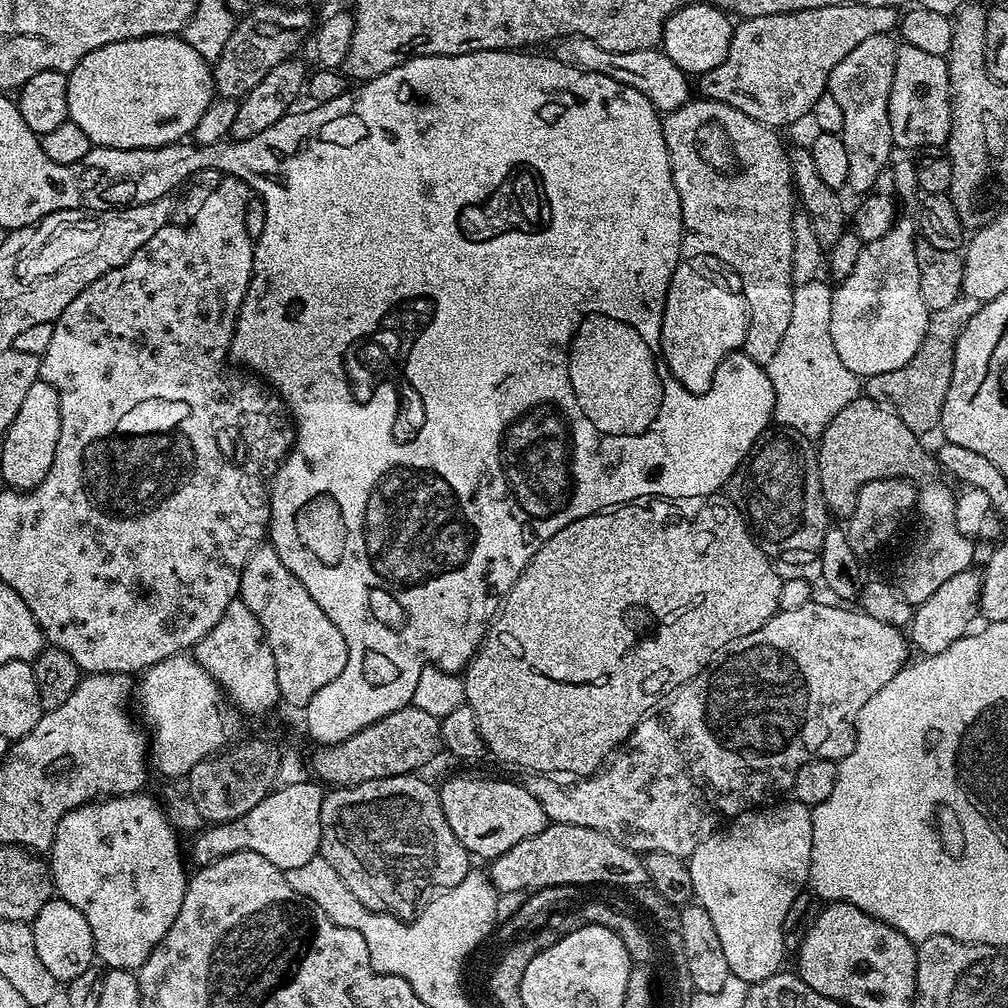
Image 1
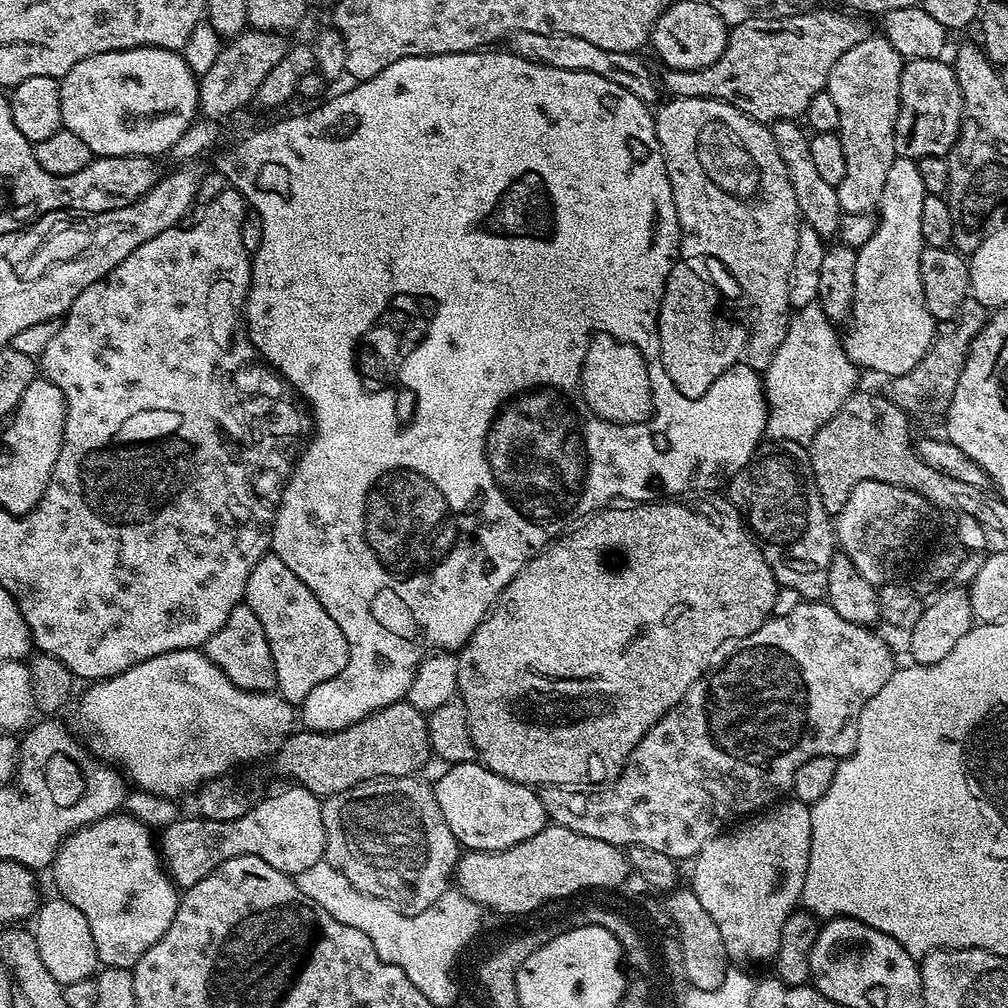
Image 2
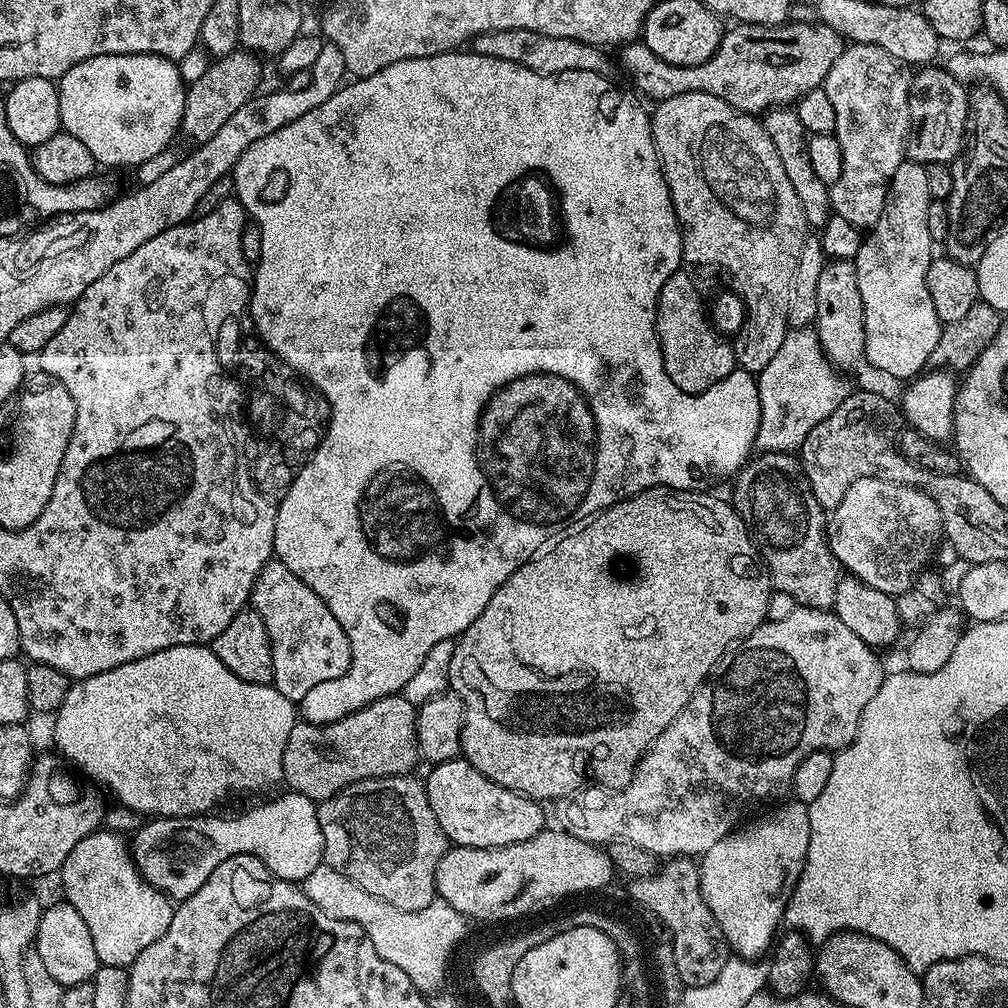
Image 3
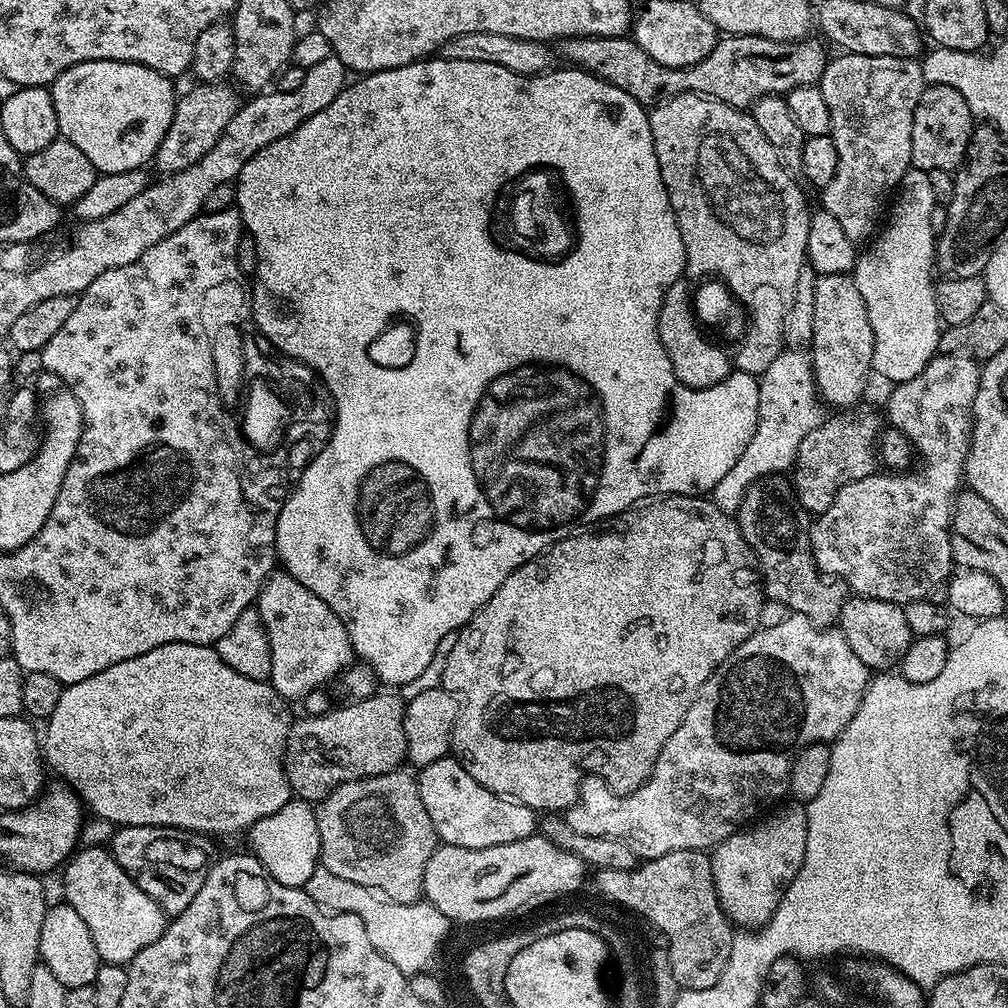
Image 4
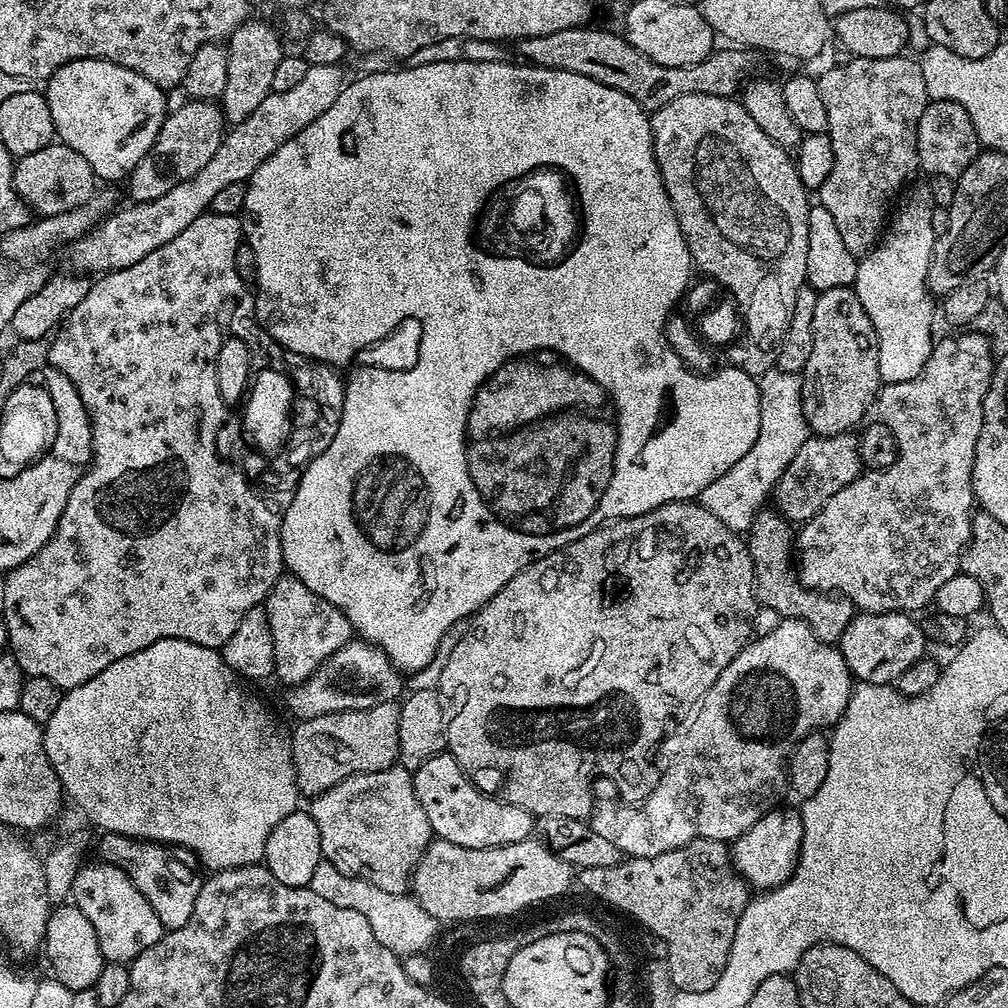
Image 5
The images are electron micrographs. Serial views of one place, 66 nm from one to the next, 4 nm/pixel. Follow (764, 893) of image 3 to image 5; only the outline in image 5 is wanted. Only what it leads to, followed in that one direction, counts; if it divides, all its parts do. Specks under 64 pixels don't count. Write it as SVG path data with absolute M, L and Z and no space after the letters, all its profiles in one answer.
M777 806L767 812L746 834L731 841L732 867L753 889L767 890L785 884L794 874L802 846L802 818L794 807Z

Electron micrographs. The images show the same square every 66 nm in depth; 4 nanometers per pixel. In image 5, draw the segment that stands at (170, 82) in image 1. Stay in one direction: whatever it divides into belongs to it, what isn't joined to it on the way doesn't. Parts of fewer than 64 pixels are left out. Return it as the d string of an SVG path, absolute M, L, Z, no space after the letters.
M109 60L66 62L46 81L50 118L54 118L59 143L78 150L78 154L90 162L97 178L104 182L123 181L131 176L134 166L138 166L138 162L142 162L144 155L152 149L166 115L165 93L165 89L150 82L150 78Z

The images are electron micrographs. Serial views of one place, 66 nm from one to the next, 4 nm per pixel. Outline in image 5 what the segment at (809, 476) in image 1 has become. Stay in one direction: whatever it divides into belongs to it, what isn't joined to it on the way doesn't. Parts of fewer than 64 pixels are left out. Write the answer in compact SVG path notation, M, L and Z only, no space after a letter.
M758 511L752 527L746 533L748 552L752 555L756 575L756 599L761 605L776 610L783 618L806 622L806 626L814 630L819 640L836 644L842 638L846 626L850 626L853 616L857 615L858 609L845 596L804 587L794 563L793 525L779 511L771 511Z

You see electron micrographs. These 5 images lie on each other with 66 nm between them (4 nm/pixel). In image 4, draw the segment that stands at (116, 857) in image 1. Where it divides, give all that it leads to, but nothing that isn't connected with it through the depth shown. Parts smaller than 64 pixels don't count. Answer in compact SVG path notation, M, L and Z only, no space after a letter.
M81 847L63 865L63 872L63 899L74 906L82 922L86 922L103 963L127 966L138 953L146 950L146 946L150 946L150 942L158 942L166 927L164 911L150 894L146 894L146 890L132 881L122 866L118 866L107 847Z

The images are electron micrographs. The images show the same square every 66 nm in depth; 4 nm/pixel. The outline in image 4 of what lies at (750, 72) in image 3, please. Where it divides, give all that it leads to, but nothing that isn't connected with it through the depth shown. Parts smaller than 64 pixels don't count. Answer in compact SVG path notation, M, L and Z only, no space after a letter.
M728 34L717 39L714 50L710 50L702 62L685 68L662 66L627 35L568 36L559 41L558 50L560 48L567 63L610 81L645 106L655 106L670 97L695 92L698 96L709 96L735 108L747 109L762 96L786 94L803 84L819 81L826 63L825 45L819 39L812 39L771 40Z

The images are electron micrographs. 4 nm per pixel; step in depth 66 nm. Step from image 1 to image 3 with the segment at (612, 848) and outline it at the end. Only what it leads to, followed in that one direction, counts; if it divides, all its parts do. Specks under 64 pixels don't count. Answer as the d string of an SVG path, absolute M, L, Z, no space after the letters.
M545 830L534 834L534 838L526 838L526 842L514 842L501 848L449 847L448 853L438 862L437 897L454 906L454 910L458 910L465 918L478 922L478 914L498 914L498 904L510 904L514 898L518 898L520 892L534 892L534 884L544 884L544 898L552 898L552 878L568 878L581 894L599 893L599 888L606 887L614 876L613 864L607 851L595 844L582 842L582 838L574 838L563 830L555 831Z

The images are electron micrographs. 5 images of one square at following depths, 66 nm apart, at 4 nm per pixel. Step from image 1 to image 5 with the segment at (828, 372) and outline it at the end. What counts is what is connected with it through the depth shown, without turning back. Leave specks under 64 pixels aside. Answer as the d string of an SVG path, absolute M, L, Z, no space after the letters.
M779 366L771 368L765 376L759 377L760 385L760 421L758 422L758 438L754 438L754 446L722 474L722 478L714 478L706 490L702 490L698 502L718 522L722 522L731 532L747 533L752 527L756 513L761 509L764 499L769 499L786 466L794 462L794 454L802 450L802 442L806 442L810 429L802 410L802 394L800 393L801 377L795 372L784 372Z

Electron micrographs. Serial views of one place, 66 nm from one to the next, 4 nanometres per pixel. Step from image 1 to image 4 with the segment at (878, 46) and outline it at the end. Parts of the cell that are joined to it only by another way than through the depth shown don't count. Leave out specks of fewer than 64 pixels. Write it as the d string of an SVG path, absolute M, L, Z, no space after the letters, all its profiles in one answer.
M853 52L836 55L840 56L825 63L818 81L822 98L830 106L830 135L838 150L838 170L834 170L834 178L822 190L822 208L838 218L846 238L861 242L877 231L900 179L912 167L914 110L926 81L916 58Z

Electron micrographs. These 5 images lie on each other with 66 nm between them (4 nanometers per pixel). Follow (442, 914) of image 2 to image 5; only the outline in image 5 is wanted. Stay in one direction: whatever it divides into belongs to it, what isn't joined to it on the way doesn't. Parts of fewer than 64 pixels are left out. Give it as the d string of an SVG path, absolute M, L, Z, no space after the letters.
M321 859L307 887L314 890L314 894L326 898L326 902L334 902L334 906L342 906L346 910L358 910L358 914L364 915L366 922L370 922L370 930L374 930L374 938L378 938L378 942L382 942L386 950L396 953L401 958L415 952L427 953L428 947L431 944L433 947L437 939L438 922L433 916L426 914L426 910L422 910L415 896L386 894L386 890L378 890L378 886L362 878L342 874L342 870L338 870L338 866L334 866L329 860Z

